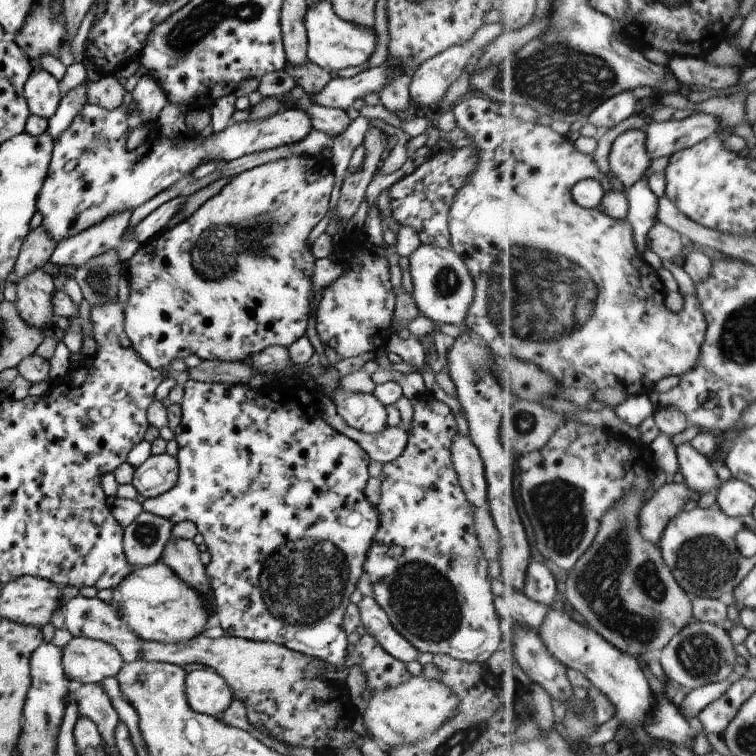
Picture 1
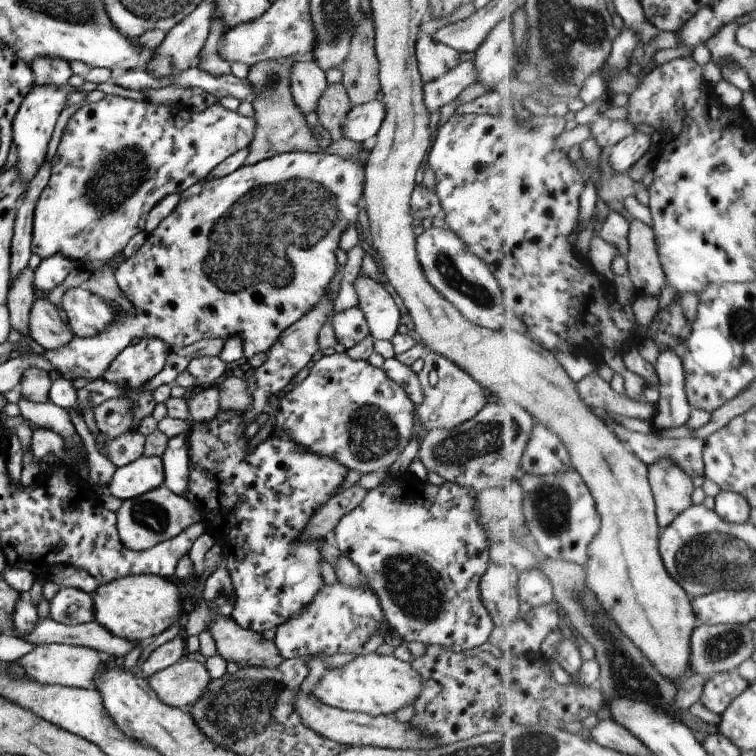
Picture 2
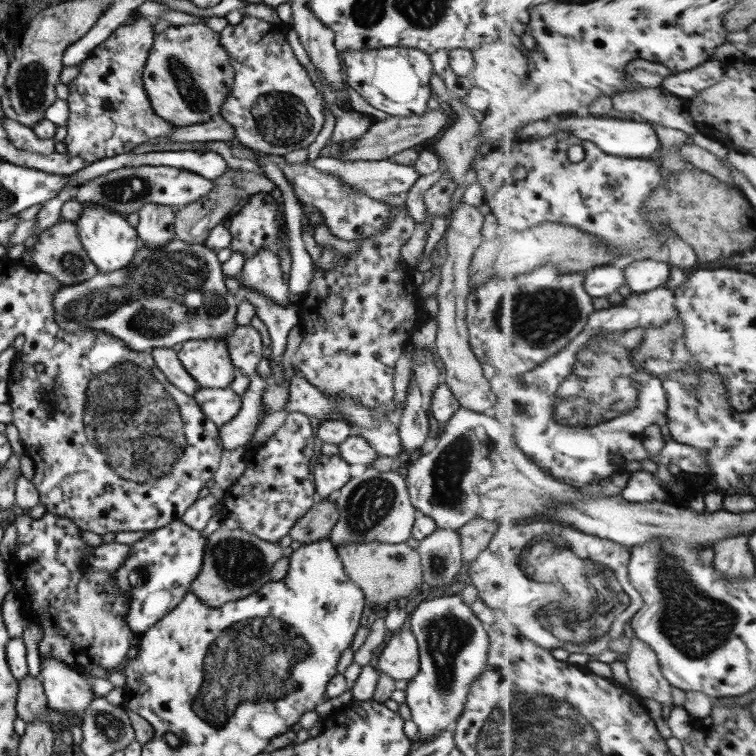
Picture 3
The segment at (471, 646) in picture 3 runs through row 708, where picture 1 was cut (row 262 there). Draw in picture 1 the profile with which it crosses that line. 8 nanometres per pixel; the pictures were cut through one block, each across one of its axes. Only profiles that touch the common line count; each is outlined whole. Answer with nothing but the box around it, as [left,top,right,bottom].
[408,243,475,326]

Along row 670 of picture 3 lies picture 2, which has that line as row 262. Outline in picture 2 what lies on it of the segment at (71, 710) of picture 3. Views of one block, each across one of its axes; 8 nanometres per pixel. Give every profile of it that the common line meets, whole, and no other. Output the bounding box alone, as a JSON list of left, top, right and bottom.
[32,254,72,295]

